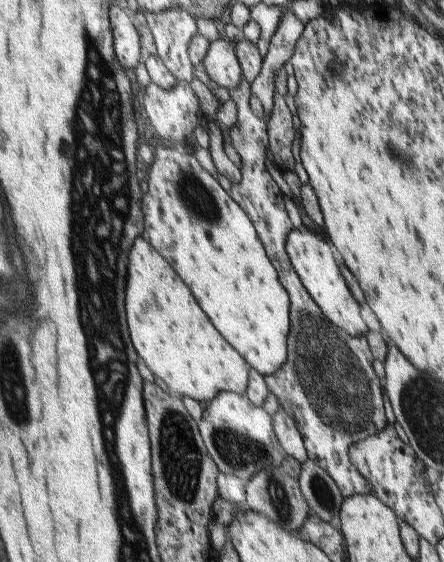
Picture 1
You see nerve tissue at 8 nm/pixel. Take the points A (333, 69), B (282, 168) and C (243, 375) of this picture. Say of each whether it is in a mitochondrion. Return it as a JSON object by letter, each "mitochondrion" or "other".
{"A":"other","B":"other","C":"other"}

